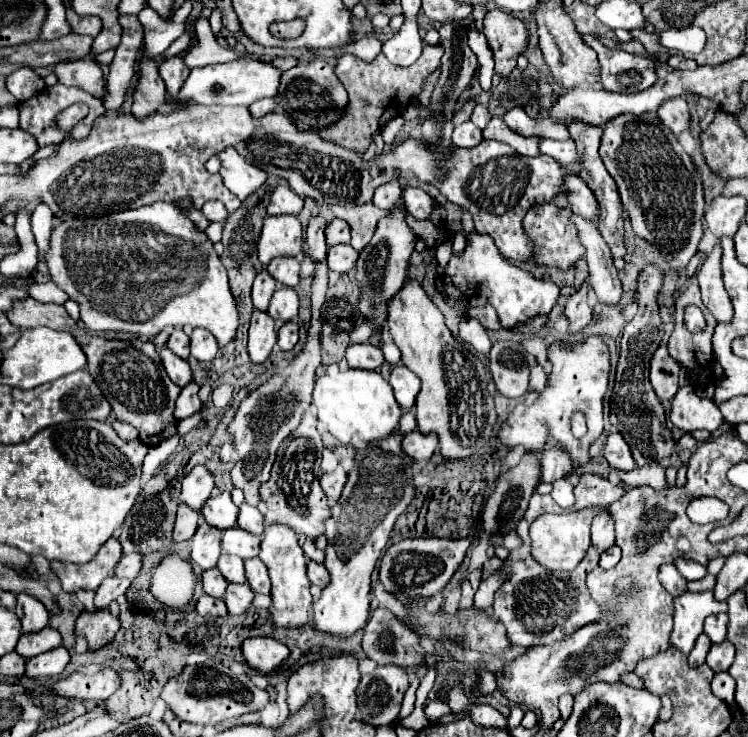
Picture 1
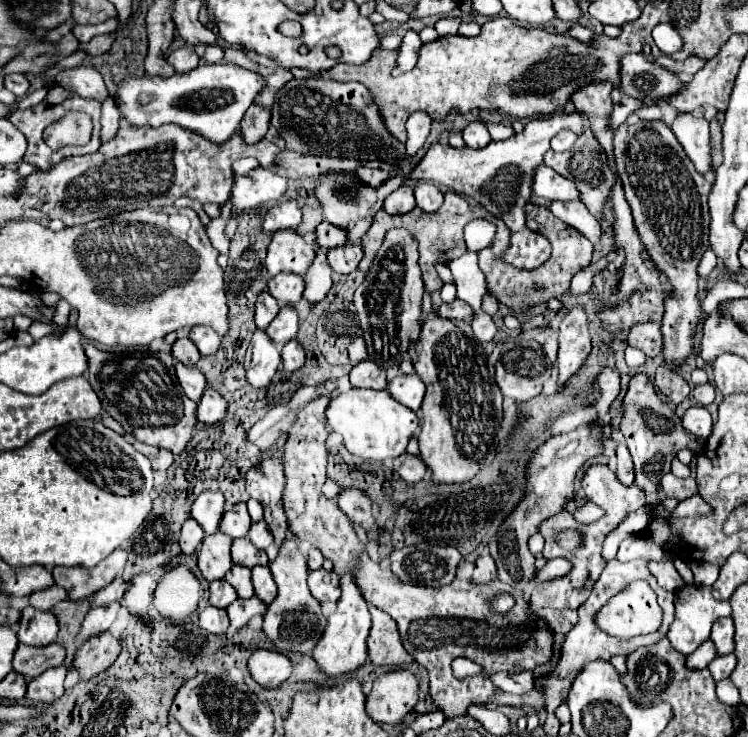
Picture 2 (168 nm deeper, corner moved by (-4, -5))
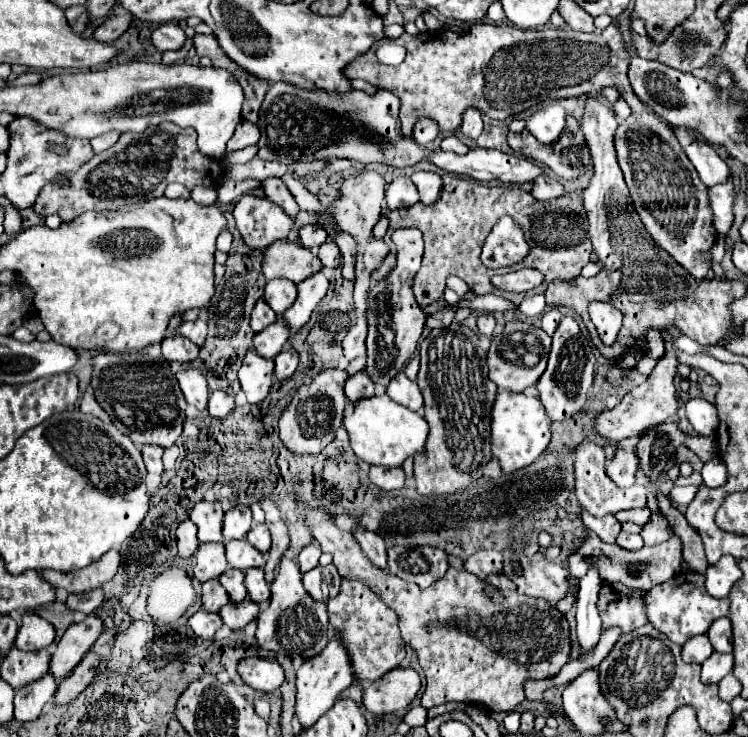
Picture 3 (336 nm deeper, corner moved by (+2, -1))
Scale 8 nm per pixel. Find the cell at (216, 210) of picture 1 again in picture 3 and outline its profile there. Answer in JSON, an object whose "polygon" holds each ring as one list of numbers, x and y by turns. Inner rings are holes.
{"polygon":[[198,185,196,189,192,189,192,199,202,205,212,205,216,201,216,189,206,187,206,185]]}

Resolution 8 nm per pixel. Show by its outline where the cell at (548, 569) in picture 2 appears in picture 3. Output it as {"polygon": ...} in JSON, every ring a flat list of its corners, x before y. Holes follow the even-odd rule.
{"polygon":[[586,531,582,545,576,547,574,555,570,557,568,571,572,577,584,577,588,573,588,567,596,569,600,573,600,579,606,583,622,583,628,589,640,589,640,591,650,591,654,585,660,585,668,579,672,579,680,571,682,563,682,545,678,537,670,537,668,541,654,545,654,547,642,547,638,551,628,551,618,547,616,543,604,543,598,539,596,533]]}

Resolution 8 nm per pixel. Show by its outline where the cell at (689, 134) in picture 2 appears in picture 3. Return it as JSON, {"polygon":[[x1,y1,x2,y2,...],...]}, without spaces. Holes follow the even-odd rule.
{"polygon":[[690,143,688,147,684,147,688,159,692,161,692,165,696,167,698,175,700,175,700,181,706,185,706,187,714,187,718,183,724,183,730,179,732,171,728,167,728,163,724,163,718,153,714,151,712,145,708,143]]}

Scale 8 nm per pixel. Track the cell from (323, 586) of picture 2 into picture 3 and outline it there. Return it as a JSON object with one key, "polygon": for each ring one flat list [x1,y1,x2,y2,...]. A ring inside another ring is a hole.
{"polygon":[[314,567,312,571,308,571,308,573,304,573,302,575,302,583,304,583,304,589,316,599,316,601,328,601,332,595,336,595,338,593,338,585,326,585,326,581,328,581,328,575,330,573,326,573,326,569,330,569,330,567]]}

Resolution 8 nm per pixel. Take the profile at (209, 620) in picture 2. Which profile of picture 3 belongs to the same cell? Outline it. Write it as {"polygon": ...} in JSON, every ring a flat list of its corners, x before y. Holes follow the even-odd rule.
{"polygon":[[196,611,190,619,188,625,200,639,214,639,216,631,222,627,222,619,218,613,206,613,206,611]]}

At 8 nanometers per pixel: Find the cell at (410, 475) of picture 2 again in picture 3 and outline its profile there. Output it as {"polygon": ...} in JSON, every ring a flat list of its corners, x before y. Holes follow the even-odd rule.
{"polygon":[[370,467,370,481,384,489,384,491,394,491,394,489,402,489,406,475,402,469,384,469,384,467]]}

